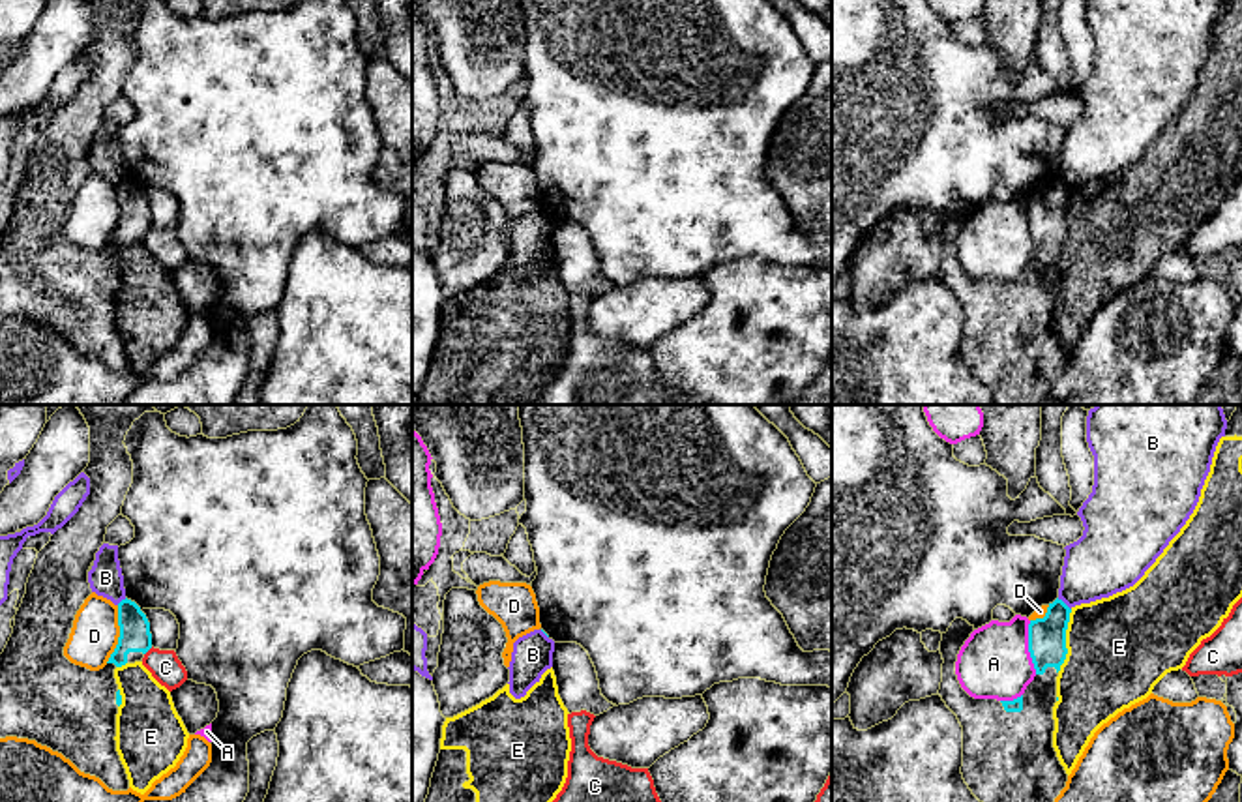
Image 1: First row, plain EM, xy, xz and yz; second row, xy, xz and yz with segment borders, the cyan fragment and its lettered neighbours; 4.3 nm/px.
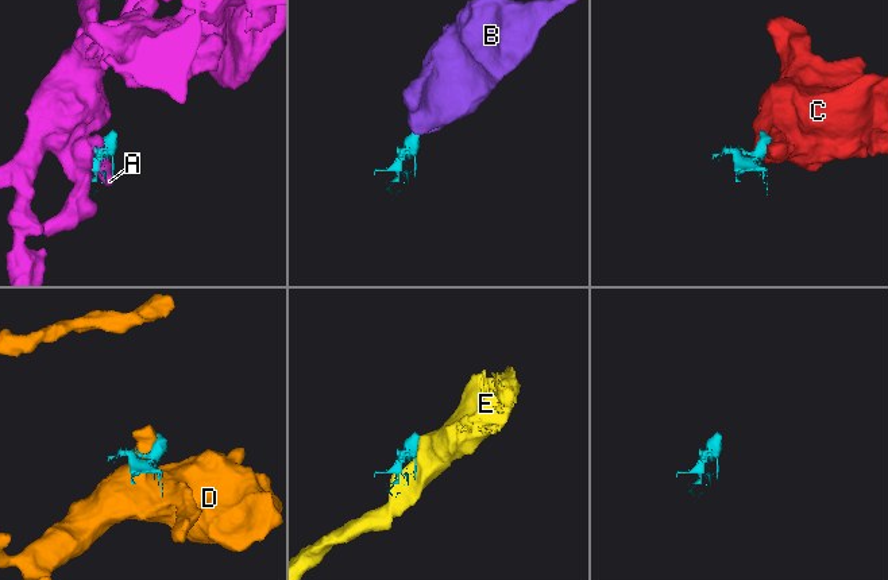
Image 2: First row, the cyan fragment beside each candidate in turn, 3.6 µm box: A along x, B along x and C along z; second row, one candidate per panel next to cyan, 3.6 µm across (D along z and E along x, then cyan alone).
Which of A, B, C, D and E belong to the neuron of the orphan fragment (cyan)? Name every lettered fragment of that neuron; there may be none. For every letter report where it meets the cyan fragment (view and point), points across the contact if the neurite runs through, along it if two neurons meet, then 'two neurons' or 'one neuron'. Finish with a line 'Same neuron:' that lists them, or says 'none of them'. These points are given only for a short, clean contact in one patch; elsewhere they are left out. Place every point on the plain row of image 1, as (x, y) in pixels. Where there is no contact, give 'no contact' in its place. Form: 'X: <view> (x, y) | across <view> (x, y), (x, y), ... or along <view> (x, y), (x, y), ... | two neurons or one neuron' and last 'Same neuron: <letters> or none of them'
A: yz (1029, 227) | two neurons
B: yz (1064, 184) | along yz (1057, 178), (1070, 190) | two neurons
C: xy (148, 229) | along xy (152, 227), (145, 235) | two neurons
D: xy (120, 214) | along xy (118, 186), (118, 223), (105, 242) | two neurons
E: yz (1064, 222) | two neurons
Same neuron: none of them

